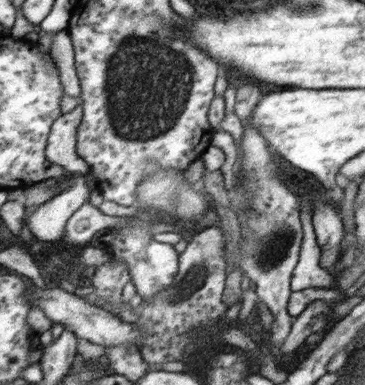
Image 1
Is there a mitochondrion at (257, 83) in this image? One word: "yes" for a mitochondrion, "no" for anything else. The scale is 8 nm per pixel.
no

